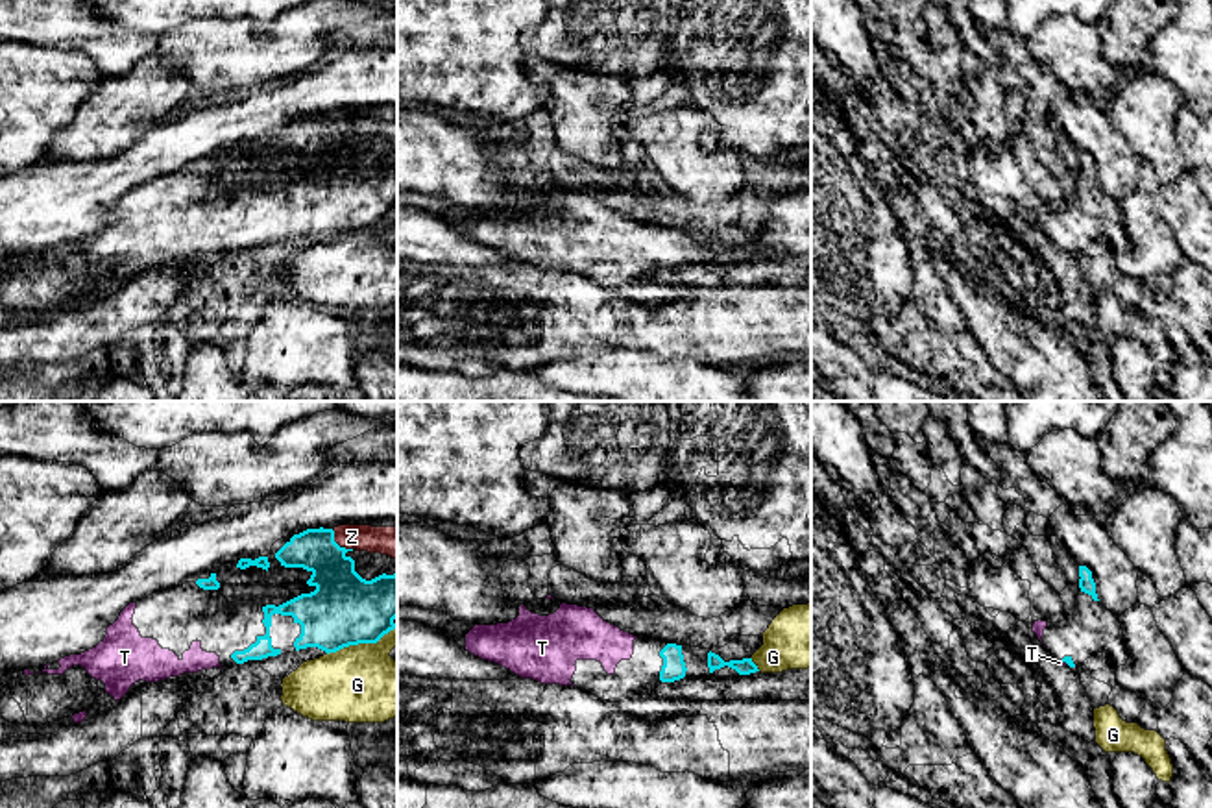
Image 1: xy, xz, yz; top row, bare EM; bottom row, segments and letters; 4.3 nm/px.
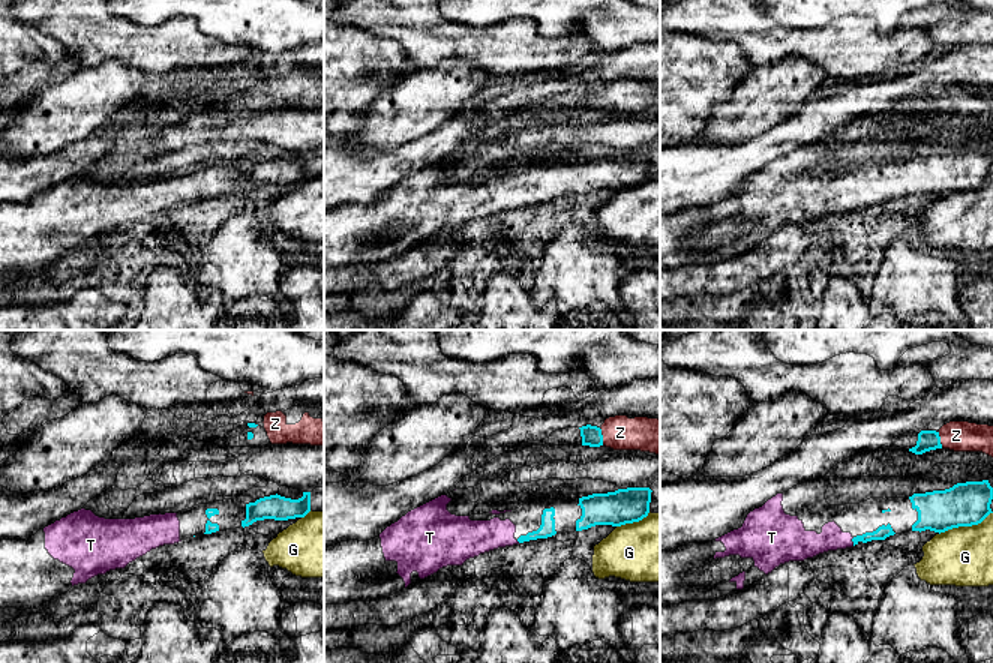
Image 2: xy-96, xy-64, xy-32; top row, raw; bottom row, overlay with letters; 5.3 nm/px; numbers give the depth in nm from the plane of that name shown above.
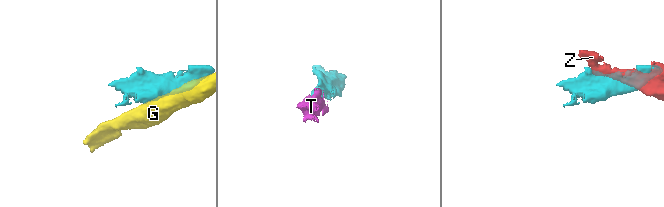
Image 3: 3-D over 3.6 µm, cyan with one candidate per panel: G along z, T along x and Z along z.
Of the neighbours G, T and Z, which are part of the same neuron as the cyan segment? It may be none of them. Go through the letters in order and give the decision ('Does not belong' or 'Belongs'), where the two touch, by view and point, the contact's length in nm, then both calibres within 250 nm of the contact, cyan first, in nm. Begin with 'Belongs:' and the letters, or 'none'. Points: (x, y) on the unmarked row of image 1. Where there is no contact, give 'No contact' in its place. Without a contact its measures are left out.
Belongs: T
G: Does not belong. Touches cyan at xy (361, 228). Shared border 320 nm. Thickness 320 nm (cyan) against 340 nm
T: Belongs. Touches cyan at yz (1065, 246). Shared border 40 nm. Thickness 40 nm (cyan) against 20 nm
Z: Does not belong. Touches cyan at xy (337, 130). Shared border 130 nm. Thickness 260 nm (cyan) against 130 nm

